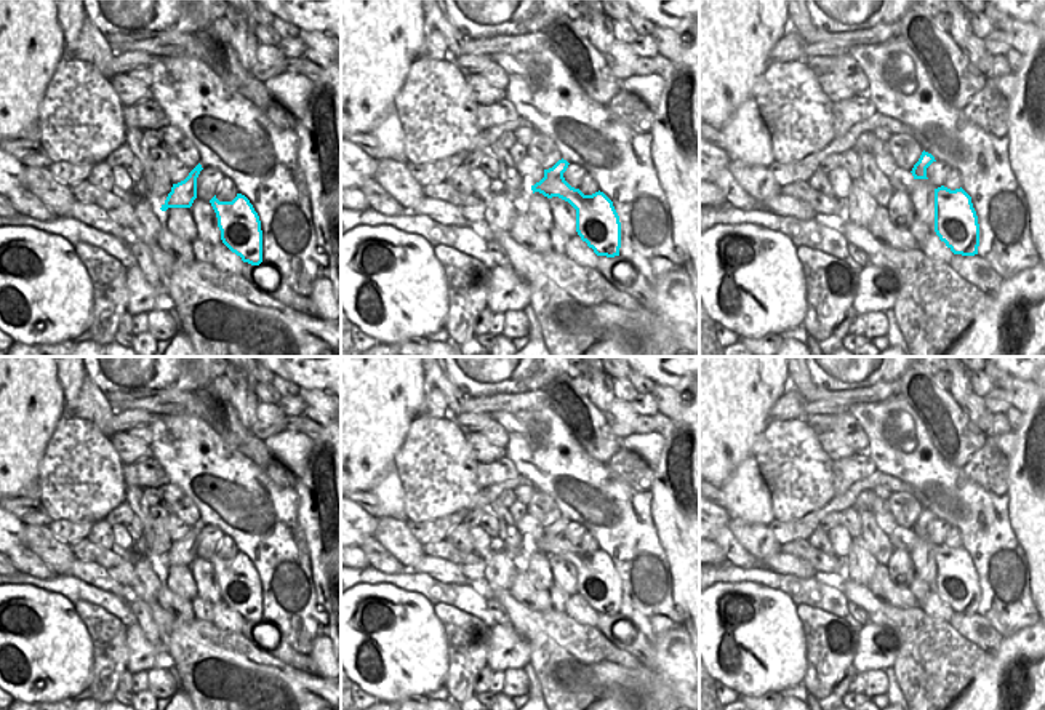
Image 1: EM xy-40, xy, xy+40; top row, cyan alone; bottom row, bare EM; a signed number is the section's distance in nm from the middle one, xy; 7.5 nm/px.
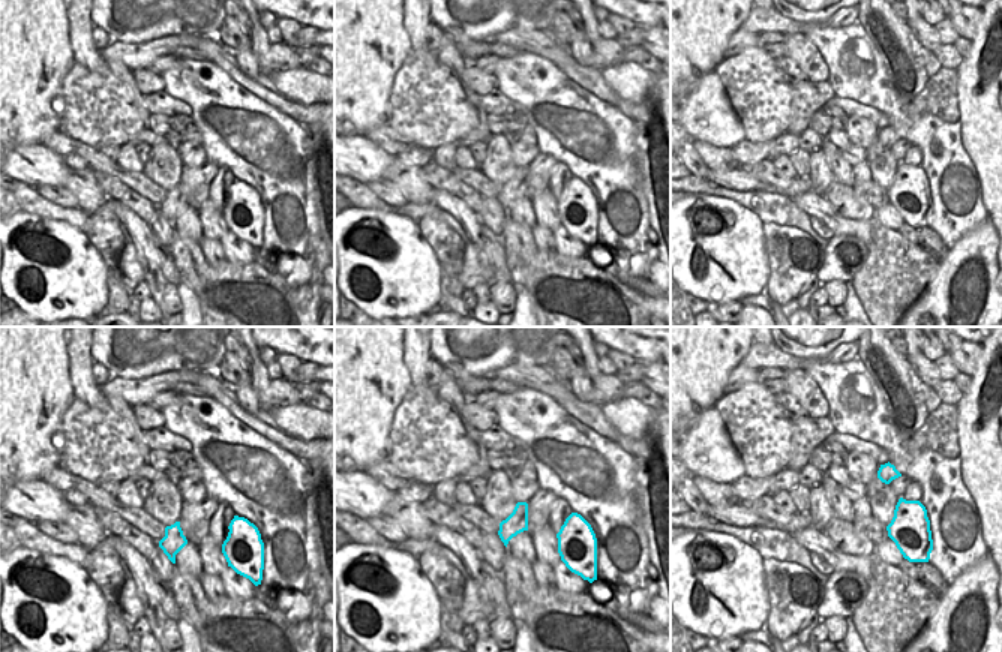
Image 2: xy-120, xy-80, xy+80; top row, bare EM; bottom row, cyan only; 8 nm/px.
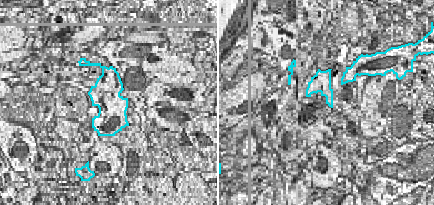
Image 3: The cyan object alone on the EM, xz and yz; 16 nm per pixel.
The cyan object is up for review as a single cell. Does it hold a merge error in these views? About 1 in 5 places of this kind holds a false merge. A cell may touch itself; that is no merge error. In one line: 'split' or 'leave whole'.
leave whole

